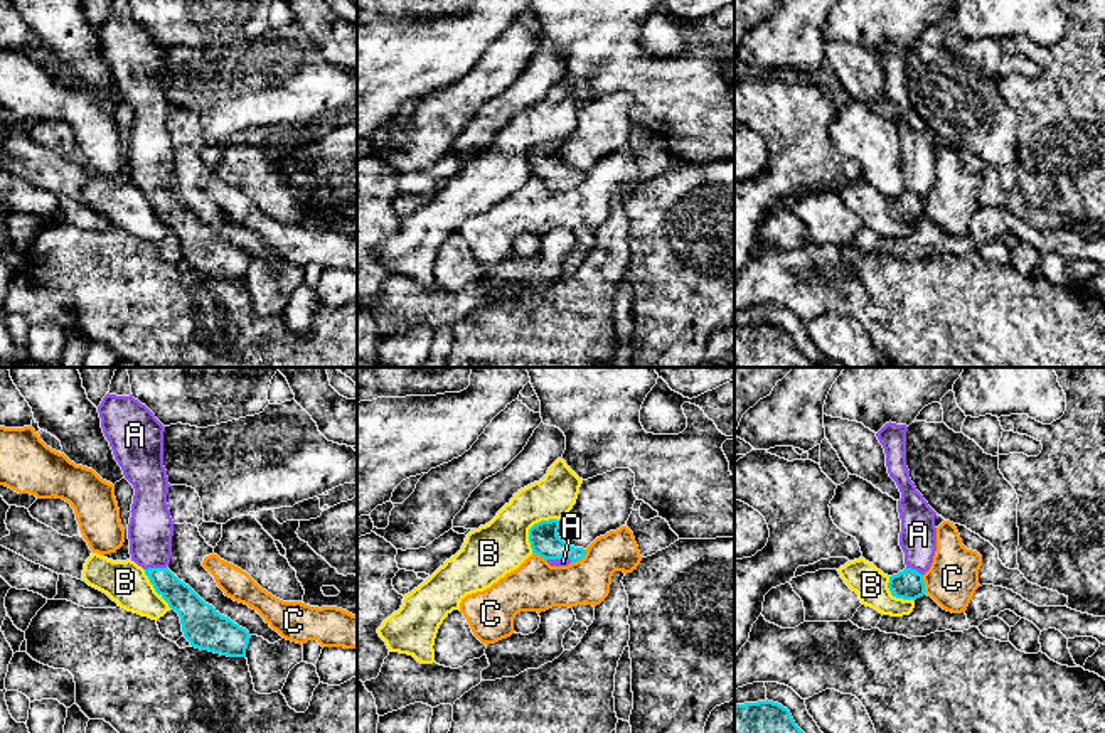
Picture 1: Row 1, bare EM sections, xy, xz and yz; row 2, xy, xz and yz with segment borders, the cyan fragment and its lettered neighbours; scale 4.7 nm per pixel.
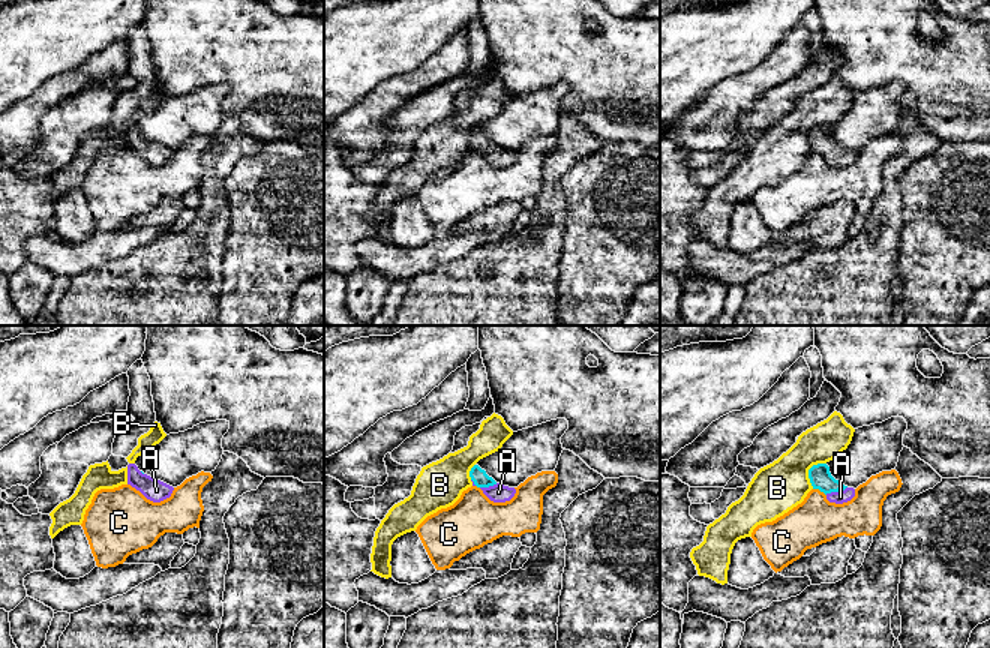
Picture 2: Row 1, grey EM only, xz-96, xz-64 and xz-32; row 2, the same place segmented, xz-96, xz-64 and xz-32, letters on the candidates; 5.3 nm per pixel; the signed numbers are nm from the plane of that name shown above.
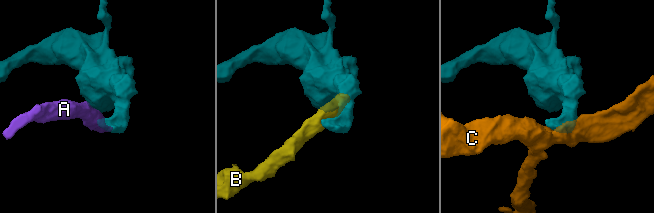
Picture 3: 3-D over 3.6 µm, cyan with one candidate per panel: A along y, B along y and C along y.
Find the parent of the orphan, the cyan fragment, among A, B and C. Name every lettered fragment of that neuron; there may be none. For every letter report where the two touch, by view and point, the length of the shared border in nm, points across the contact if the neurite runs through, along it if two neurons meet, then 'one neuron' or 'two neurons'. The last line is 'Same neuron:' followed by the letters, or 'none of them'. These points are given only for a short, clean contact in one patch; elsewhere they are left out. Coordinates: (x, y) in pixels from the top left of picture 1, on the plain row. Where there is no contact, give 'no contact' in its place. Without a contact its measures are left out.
A: xy (155, 191) | 110 nm | across xy (181, 219), (155, 191), (150, 152) | one neuron
B: xz (531, 150) | 200 nm | along xz (556, 140), (538, 144), (529, 152), (531, 174) | two neurons
C: xz (580, 181) | 100 nm | two neurons
Same neuron: A

